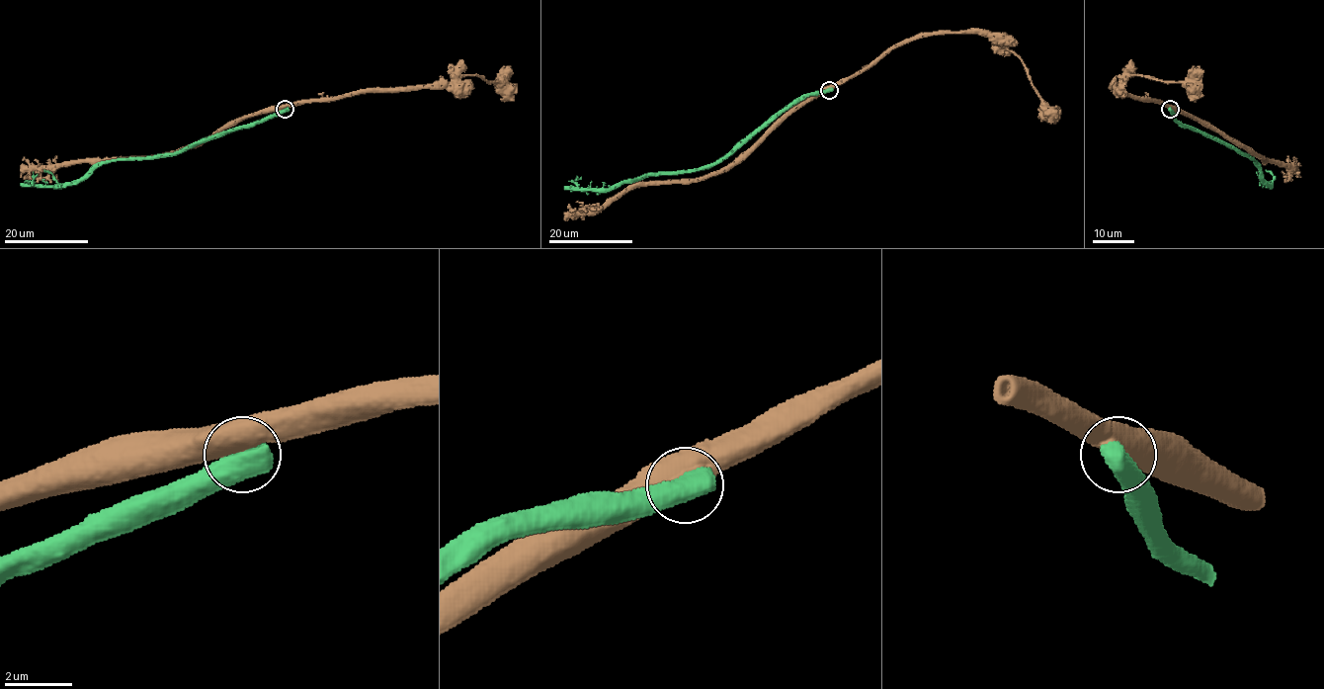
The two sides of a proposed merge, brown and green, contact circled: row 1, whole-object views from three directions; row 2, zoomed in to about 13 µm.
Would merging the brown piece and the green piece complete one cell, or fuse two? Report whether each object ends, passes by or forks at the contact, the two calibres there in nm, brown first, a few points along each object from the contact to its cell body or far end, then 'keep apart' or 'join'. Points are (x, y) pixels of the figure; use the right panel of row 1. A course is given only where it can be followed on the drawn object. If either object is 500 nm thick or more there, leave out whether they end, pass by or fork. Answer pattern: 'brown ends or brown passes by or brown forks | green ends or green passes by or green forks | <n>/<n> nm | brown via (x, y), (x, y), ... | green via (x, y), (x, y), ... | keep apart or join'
700/800 nm | brown via (1170, 108), (1159, 102), (1117, 92), (1114, 88), (1117, 88) | green via (1170, 109), (1181, 124), (1214, 137), (1249, 157), (1270, 185), (1261, 181), (1256, 172) | keep apart

